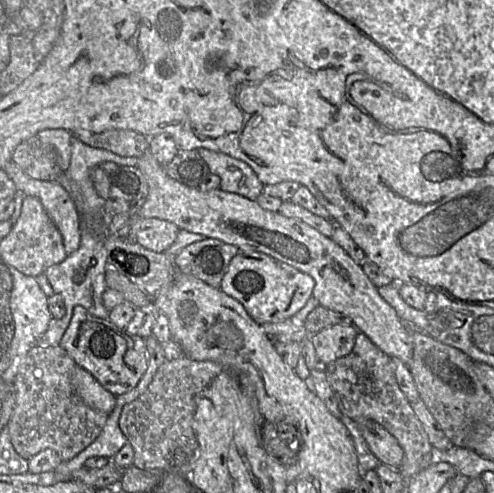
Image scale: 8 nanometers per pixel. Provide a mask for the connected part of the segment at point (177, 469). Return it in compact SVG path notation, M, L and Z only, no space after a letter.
M188 356L165 361L147 390L126 404L120 413L119 428L134 451L132 466L141 470L188 476L199 457L199 443L193 428L199 394L224 371L222 365Z

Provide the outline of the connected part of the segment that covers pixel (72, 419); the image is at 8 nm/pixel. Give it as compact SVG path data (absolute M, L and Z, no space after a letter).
M34 346L15 377L15 406L7 424L15 451L29 460L39 452L54 450L62 461L69 461L100 435L108 414L87 406L75 391L71 378L76 367L60 346Z

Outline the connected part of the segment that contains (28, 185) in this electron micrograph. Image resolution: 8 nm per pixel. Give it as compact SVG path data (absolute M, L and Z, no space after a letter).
M8 162L2 169L15 183L17 191L40 200L63 238L68 255L79 249L82 218L69 193L59 184L30 178L15 163Z

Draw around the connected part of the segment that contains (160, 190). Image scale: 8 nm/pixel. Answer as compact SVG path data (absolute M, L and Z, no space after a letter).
M149 150L138 158L137 167L148 182L149 194L136 218L170 221L180 229L232 244L240 251L264 253L310 275L315 281L312 297L321 306L342 313L390 357L404 364L410 362L413 355L411 330L380 296L361 266L332 238L299 219L263 209L256 201L237 193L188 187L169 177Z

